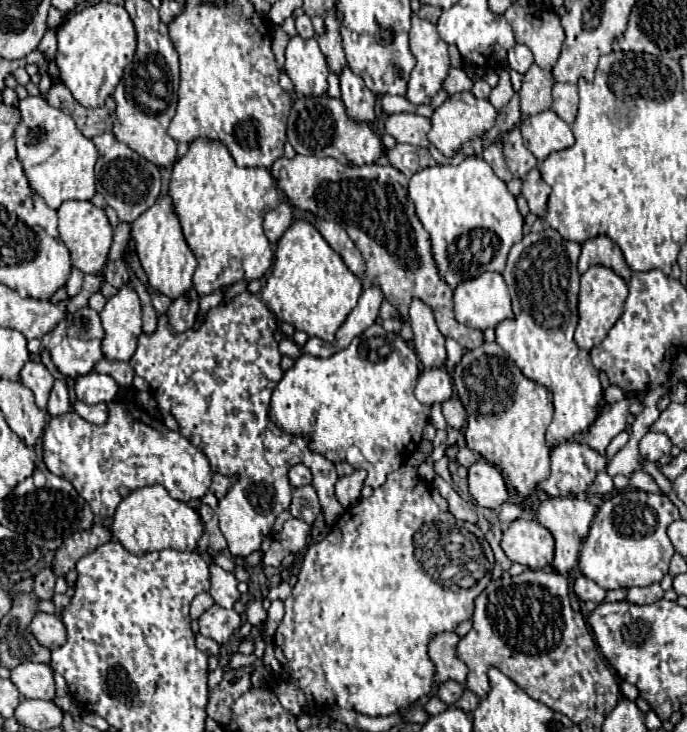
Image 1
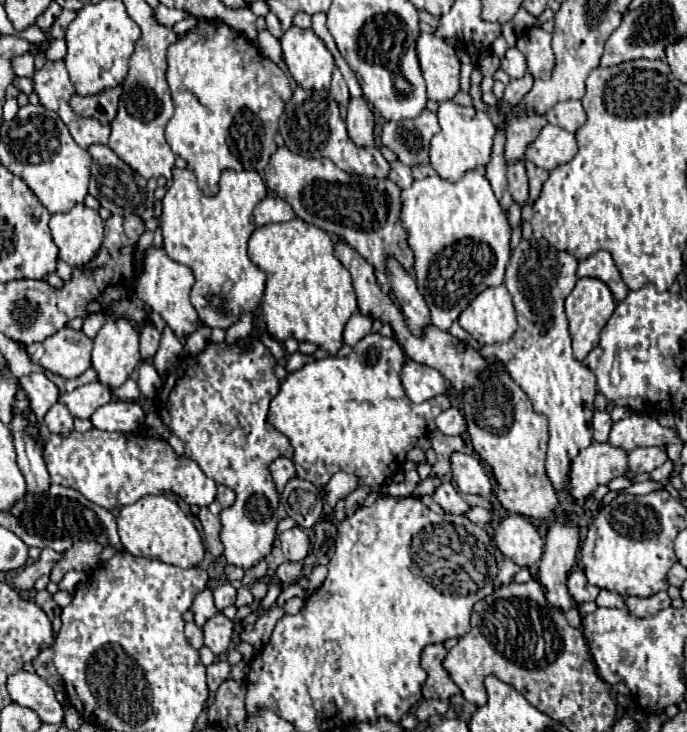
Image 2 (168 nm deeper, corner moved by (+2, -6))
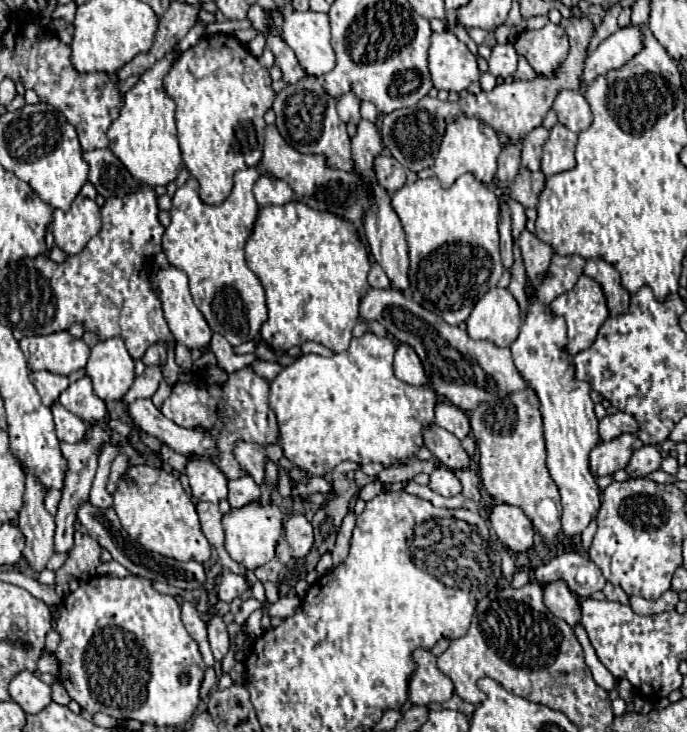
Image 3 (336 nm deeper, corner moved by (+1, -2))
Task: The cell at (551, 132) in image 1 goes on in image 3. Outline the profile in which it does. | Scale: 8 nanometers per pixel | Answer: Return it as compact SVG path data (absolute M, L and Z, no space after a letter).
M556 124L550 130L550 136L542 146L542 172L546 176L574 168L574 164L576 164L576 160L574 160L576 140L578 140L578 134L570 132L562 124Z

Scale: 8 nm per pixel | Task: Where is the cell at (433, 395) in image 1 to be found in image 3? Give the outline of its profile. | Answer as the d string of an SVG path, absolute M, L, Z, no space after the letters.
M400 344L394 356L394 374L398 380L410 384L410 386L428 386L428 376L422 368L420 358L416 356L416 352L406 346Z

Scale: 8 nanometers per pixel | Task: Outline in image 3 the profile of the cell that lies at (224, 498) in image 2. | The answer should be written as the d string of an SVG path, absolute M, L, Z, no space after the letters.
M250 476L228 482L228 502L232 508L242 508L260 498L260 488Z

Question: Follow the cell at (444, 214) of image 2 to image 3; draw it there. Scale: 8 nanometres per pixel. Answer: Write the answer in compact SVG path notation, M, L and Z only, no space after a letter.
M474 174L460 176L450 188L442 188L438 178L416 180L414 184L406 184L392 194L392 208L398 214L408 250L410 250L410 288L412 298L422 304L426 310L442 316L450 326L458 326L468 318L474 304L498 284L504 266L500 258L498 246L498 214L500 202L498 196L488 190L486 184L476 180Z

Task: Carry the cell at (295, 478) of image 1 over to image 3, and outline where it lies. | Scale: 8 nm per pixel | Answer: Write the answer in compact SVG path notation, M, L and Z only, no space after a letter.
M238 442L234 448L234 456L242 464L242 468L254 478L256 484L264 482L264 472L266 472L264 468L266 468L266 460L268 460L268 452L264 446Z

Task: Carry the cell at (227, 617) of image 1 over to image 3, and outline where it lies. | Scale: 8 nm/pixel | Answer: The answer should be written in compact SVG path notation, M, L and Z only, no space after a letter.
M214 616L208 624L208 640L210 640L210 648L216 660L222 660L224 654L228 652L228 632L226 632L226 624L220 616Z

